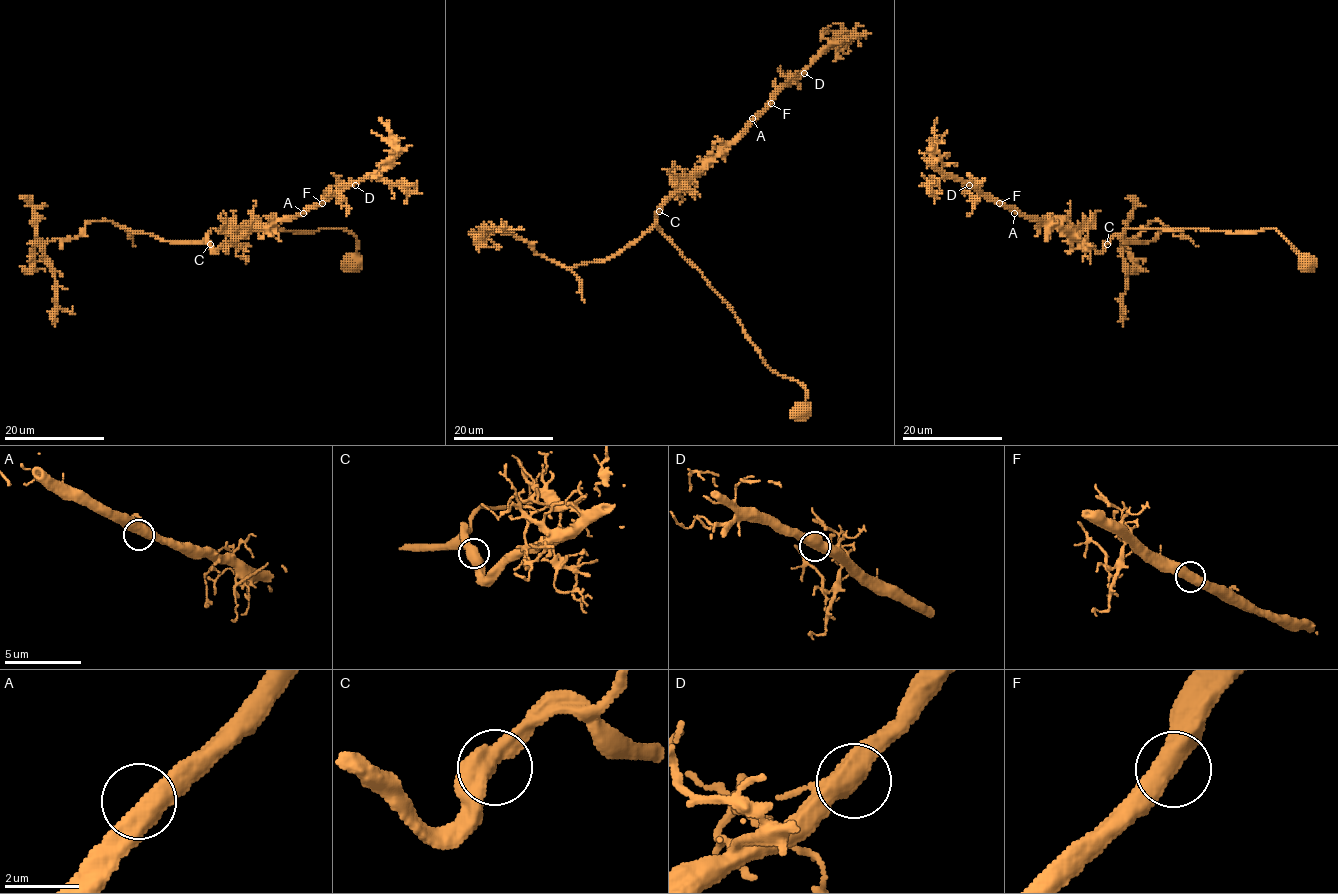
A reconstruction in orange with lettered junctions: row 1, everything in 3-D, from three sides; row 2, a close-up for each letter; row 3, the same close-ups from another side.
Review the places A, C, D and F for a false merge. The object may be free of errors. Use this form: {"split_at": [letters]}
{"split_at": []}

